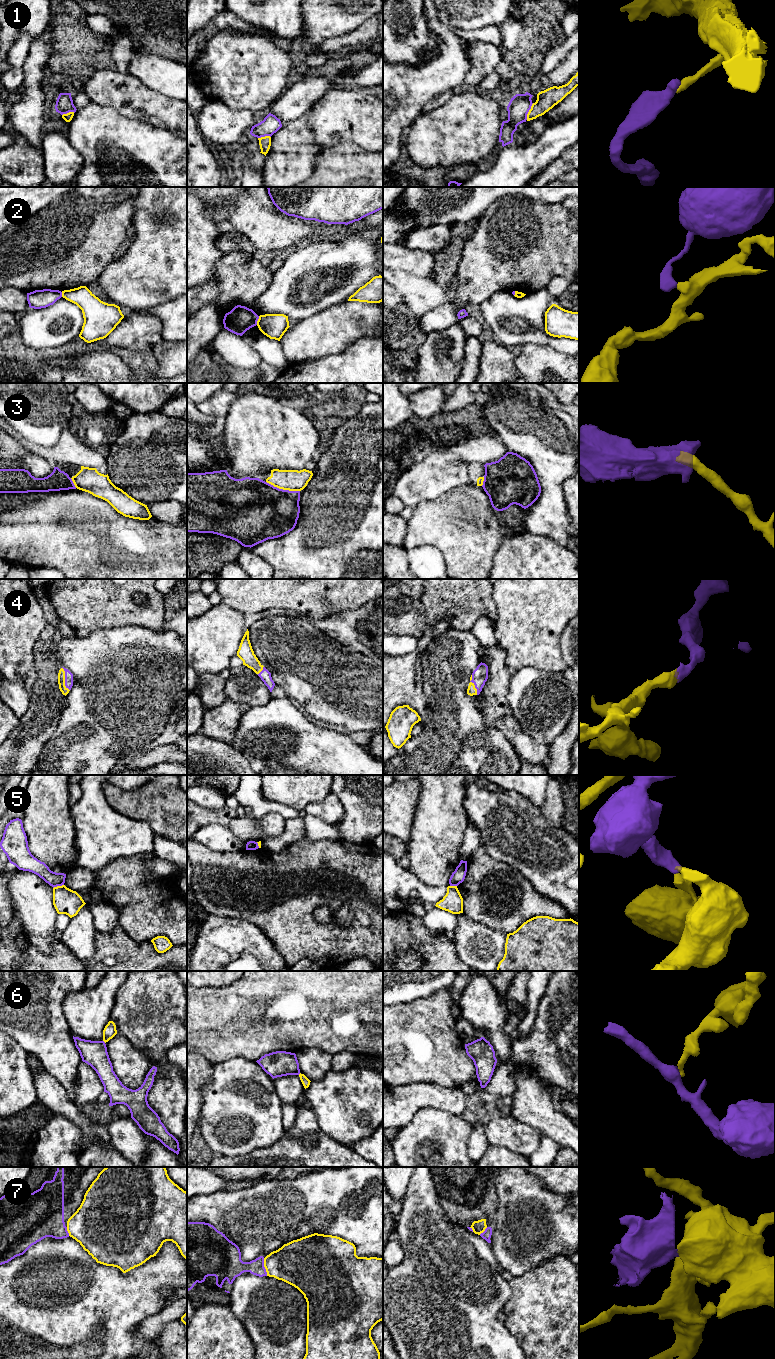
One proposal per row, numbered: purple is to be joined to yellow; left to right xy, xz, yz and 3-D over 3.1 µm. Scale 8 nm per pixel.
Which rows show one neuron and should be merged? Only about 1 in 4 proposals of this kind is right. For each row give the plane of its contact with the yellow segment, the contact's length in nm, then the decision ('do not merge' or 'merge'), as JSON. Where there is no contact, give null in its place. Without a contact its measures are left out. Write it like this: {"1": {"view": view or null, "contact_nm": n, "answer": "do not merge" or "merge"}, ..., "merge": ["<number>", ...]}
{"1": {"view": "yz", "contact_nm": 150, "answer": "do not merge"}, "2": {"view": "xz", "contact_nm": 80, "answer": "do not merge"}, "3": {"view": "xz", "contact_nm": 280, "answer": "do not merge"}, "4": {"view": "xy", "contact_nm": 200, "answer": "merge"}, "5": {"view": "xy", "contact_nm": 90, "answer": "do not merge"}, "6": {"view": "xy", "contact_nm": 30, "answer": "do not merge"}, "7": {"view": "xz", "contact_nm": 150, "answer": "do not merge"}, "merge": ["4"]}

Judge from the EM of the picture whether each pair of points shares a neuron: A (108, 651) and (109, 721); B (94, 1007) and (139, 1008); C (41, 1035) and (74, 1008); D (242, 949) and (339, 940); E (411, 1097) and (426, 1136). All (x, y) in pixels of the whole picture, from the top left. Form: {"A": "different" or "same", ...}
{"A": "same", "B": "different", "C": "different", "D": "different", "E": "different"}

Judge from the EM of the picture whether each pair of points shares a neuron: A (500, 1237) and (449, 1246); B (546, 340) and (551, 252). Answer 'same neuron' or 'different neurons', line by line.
A: different neurons
B: different neurons

